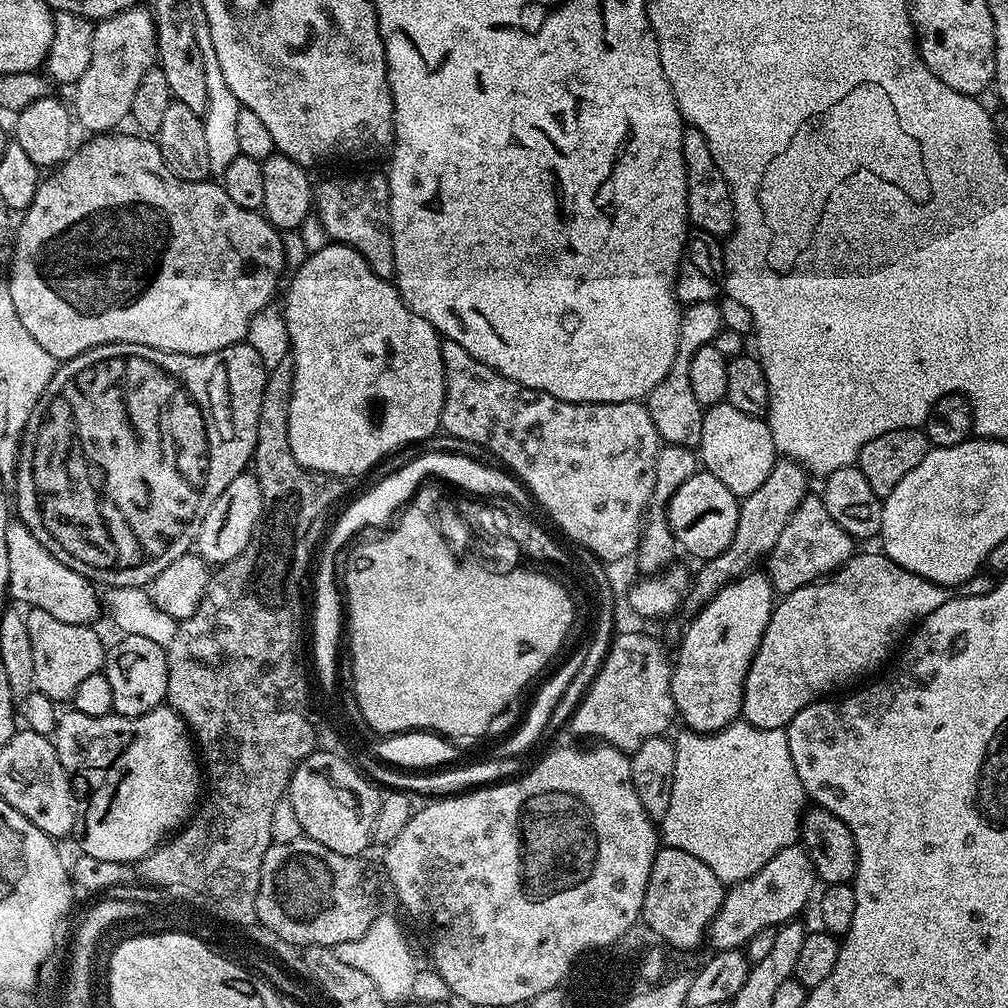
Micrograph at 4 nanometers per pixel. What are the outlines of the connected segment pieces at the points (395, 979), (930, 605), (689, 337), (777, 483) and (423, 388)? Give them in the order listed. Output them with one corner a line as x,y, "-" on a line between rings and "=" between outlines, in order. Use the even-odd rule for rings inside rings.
387,914
376,916
370,930
366,930
362,938
354,938
354,942
337,944
334,951
342,962
346,962
346,966
354,966
354,970
362,970
362,974
374,978
385,1000
395,1002
395,1000
405,999
407,1001
411,997
418,965
412,957
412,948
408,945
408,940
394,917
=
880,550
864,552
861,556
853,554
831,576
783,593
775,601
766,634
762,634
762,642
746,674
740,707
742,719
762,730
787,729
798,710
821,699
822,694
835,693
832,692
835,688
850,683
855,676
874,671
891,654
892,647
909,635
913,626
919,625
948,599
949,589
898,566
=
698,302
697,304
689,304
683,309
680,317
680,337
678,338
674,367
670,370
670,374
666,374
666,378
662,378
662,382
658,382
658,386
654,386
654,390
646,398
648,413
650,418
654,418
654,426
664,444
677,444
693,450
700,447
705,409
698,402
698,398
694,398
688,367
692,361
692,355
716,335
719,324
719,303
=
783,458
777,459
775,466
770,470
770,478
766,478
766,482
762,482
762,486
754,490
754,494
740,500
738,530
734,530
730,546
726,546
722,554
718,554
712,560
703,561
697,567
700,569
694,572
694,579
686,597
687,607
692,607
692,610
703,608
710,598
714,598
718,590
722,590
722,586
755,569
759,560
761,563
770,555
778,542
778,534
786,530
786,522
790,522
794,510
798,510
804,497
809,495
808,480
810,481
809,473
805,472
800,464
=
327,243
324,249
311,253
308,259
295,269
295,272
296,277
293,278
292,285
288,288
288,297
282,300
282,311
286,330
292,343
290,355
294,362
290,418
288,419
290,450
298,463
315,472
325,472
328,476
341,478
360,476
363,472
370,471
380,459
379,464
385,458
400,452
405,446
415,445
415,440
424,442
429,437
437,435
444,405
444,367
440,349
442,337
436,328
430,326
430,322
426,322
426,318
409,310
392,280
383,280
381,276
374,274
374,270
364,261
362,254
358,254
345,244

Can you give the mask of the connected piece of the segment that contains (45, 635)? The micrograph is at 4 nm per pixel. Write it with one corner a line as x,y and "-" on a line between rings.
31,609
25,615
26,630
30,630
30,647
34,650
34,678
35,691
46,694
46,698
57,702
71,701
78,686
90,674
101,671
104,666
106,644
100,641
95,627
87,624
71,624
58,622
46,610

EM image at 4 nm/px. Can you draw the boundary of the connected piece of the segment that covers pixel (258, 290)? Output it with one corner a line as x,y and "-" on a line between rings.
96,134
89,144
84,144
69,155
58,171
43,181
34,194
34,202
22,213
24,220
20,229
15,229
12,244
12,269
8,272
6,287
18,310
18,319
26,331
58,362
63,362
103,344
141,344
154,346
174,354
201,356
214,350
222,350
231,344
241,343
247,337
248,327
254,314
261,312
267,304
273,303
280,275
286,269
284,237
259,211
238,206
230,194
226,194
223,183
211,179
190,182
178,178
166,166
155,139
143,135
116,136
120,134

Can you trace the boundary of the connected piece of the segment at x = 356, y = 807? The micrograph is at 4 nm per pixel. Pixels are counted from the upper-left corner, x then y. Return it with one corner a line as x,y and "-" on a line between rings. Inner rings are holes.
312,752
305,756
292,776
288,779
286,798
290,806
294,806
294,814
298,822
302,822
302,833
307,839
322,842
326,850
334,850
334,854
343,856
359,856
367,853
368,844
373,843
372,827
378,818
378,806
382,795
381,789
371,779
368,780
351,764
351,759
324,752

